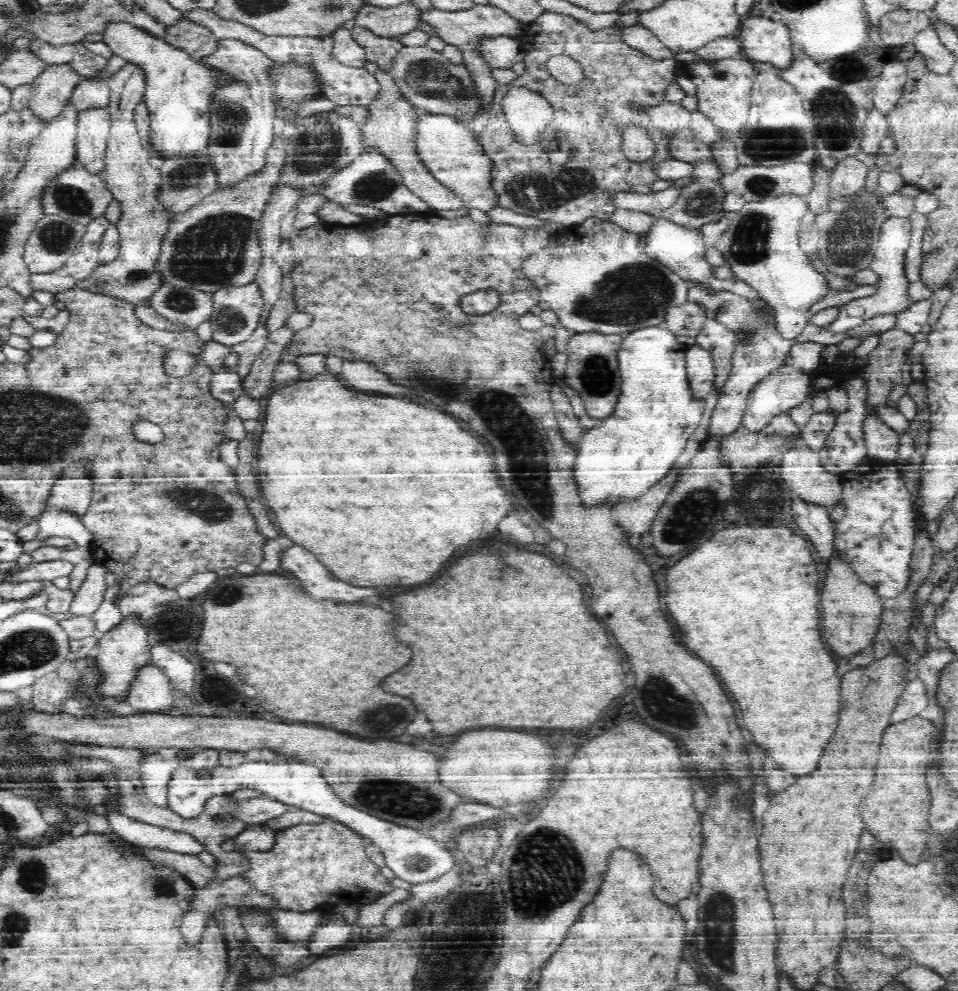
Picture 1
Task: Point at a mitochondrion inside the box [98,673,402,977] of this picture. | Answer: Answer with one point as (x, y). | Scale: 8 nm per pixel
(163, 885)

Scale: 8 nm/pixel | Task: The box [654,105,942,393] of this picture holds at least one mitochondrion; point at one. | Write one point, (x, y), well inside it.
(852, 231)

